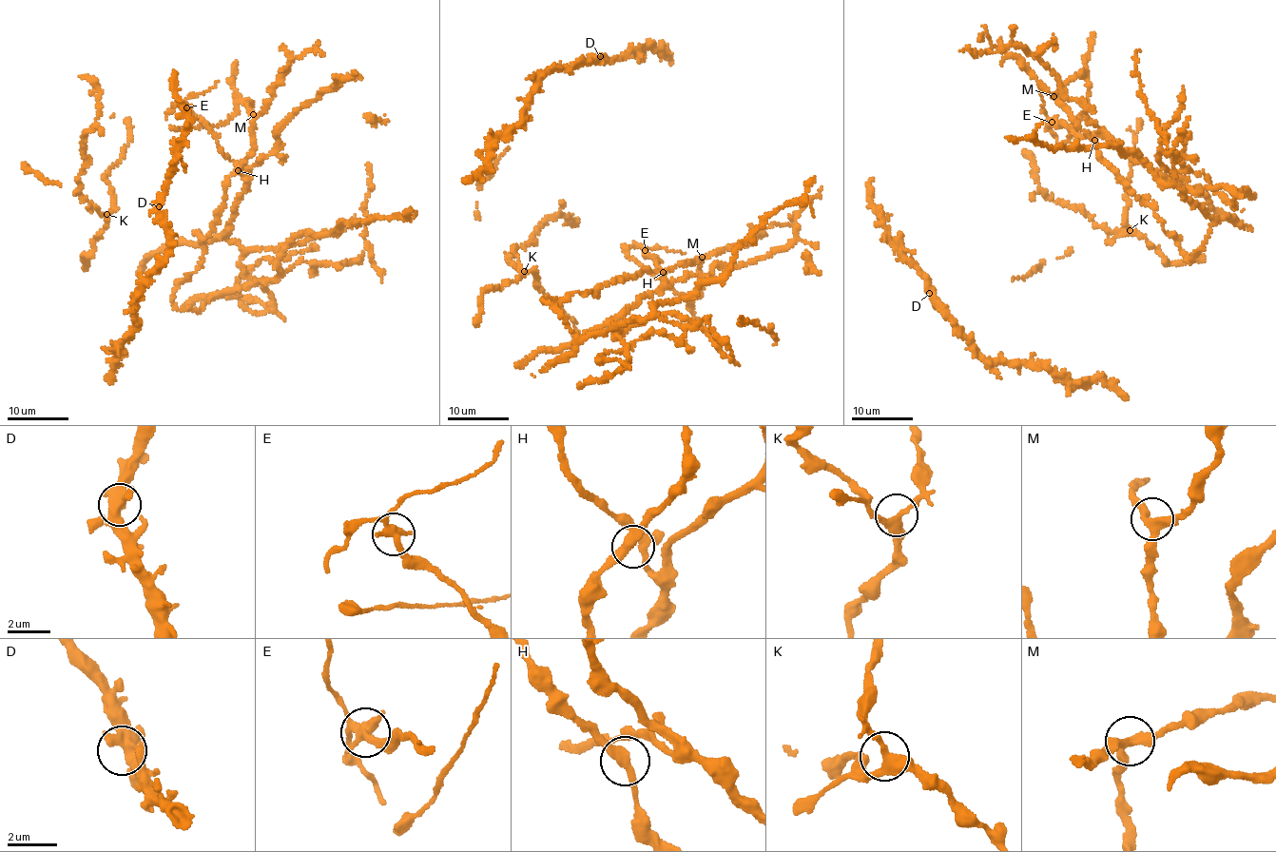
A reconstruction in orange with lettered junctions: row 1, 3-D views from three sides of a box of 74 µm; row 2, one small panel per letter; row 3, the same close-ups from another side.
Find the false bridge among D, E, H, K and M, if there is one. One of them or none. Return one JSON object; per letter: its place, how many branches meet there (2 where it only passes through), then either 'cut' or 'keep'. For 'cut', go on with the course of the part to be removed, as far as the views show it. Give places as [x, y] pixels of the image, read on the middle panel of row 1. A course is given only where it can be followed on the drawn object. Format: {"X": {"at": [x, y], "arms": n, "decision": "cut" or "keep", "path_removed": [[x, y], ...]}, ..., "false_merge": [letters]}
{"D": {"at": [600, 56], "arms": 4, "decision": "keep"}, "E": {"at": [645, 250], "arms": 4, "decision": "cut", "path_removed": [[645, 250], [661, 246], [685, 253]]}, "H": {"at": [663, 272], "arms": 3, "decision": "keep"}, "K": {"at": [524, 271], "arms": 3, "decision": "keep"}, "M": {"at": [702, 257], "arms": 3, "decision": "keep"}, "false_merge": ["E"]}

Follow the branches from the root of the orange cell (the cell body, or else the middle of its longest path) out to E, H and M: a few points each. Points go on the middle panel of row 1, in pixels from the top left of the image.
E: (520, 360), (537, 353), (577, 344), (587, 332), (608, 326), (637, 299), (663, 287), (659, 260), (645, 250)
H: (520, 360), (537, 353), (577, 344), (587, 332), (608, 326), (637, 299), (663, 287), (663, 272)
M: (520, 360), (537, 353), (577, 344), (587, 332), (608, 326), (637, 299), (663, 287), (666, 271), (702, 257)

